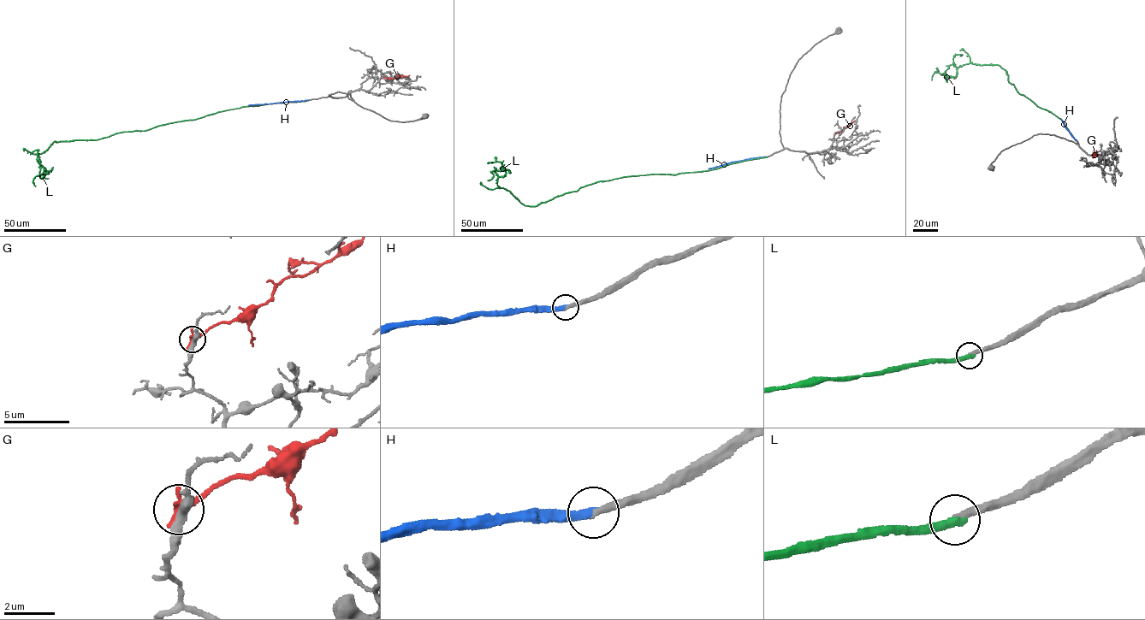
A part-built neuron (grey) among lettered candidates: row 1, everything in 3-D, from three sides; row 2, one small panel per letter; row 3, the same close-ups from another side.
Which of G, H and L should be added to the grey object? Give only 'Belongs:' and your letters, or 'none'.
Belongs: H

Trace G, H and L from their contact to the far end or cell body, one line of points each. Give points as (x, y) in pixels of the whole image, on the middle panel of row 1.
G: (834, 134), (855, 121)
H: (767, 156), (708, 168)
L: (767, 156), (702, 171), (600, 181), (529, 206), (497, 185), (506, 173), (500, 162), (491, 162)

